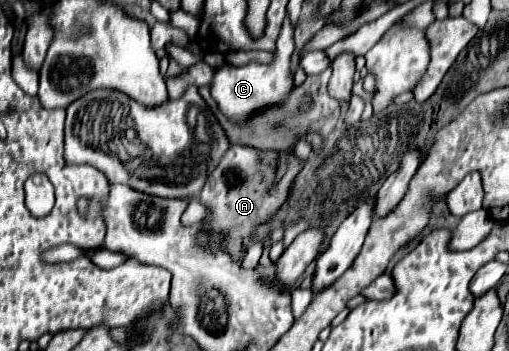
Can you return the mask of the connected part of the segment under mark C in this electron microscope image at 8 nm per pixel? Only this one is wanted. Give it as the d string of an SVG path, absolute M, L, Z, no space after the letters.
M286 16L284 28L278 36L276 42L276 58L270 64L258 64L250 62L244 66L220 66L216 70L216 76L210 84L212 98L218 102L220 110L238 122L244 122L248 116L252 116L256 110L270 106L270 104L280 104L284 96L292 88L292 74L290 74L290 54L294 50L294 28L290 26L290 20Z

